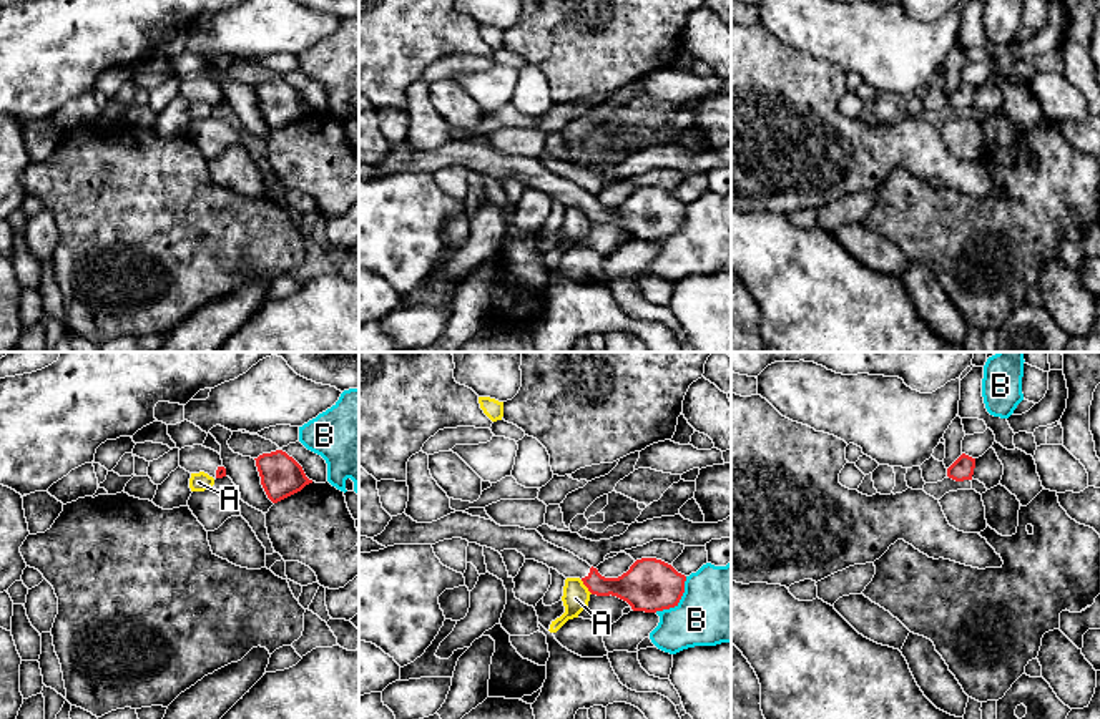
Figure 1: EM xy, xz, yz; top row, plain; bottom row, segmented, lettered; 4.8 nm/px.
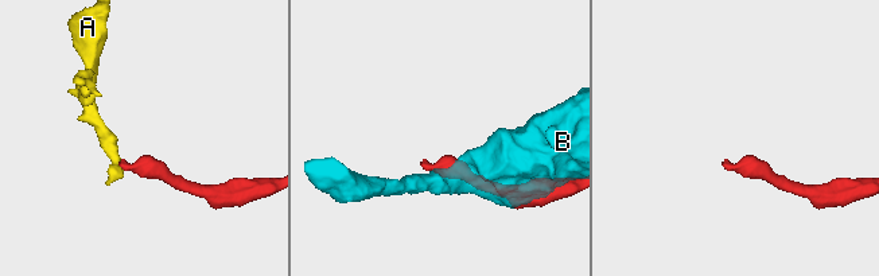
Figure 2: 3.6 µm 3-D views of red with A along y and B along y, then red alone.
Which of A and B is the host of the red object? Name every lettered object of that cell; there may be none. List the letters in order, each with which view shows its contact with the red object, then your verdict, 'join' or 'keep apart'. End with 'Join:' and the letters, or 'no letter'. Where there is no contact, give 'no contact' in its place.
A: contact in xz; keep apart
B: contact in xz; keep apart
Join: no letter

